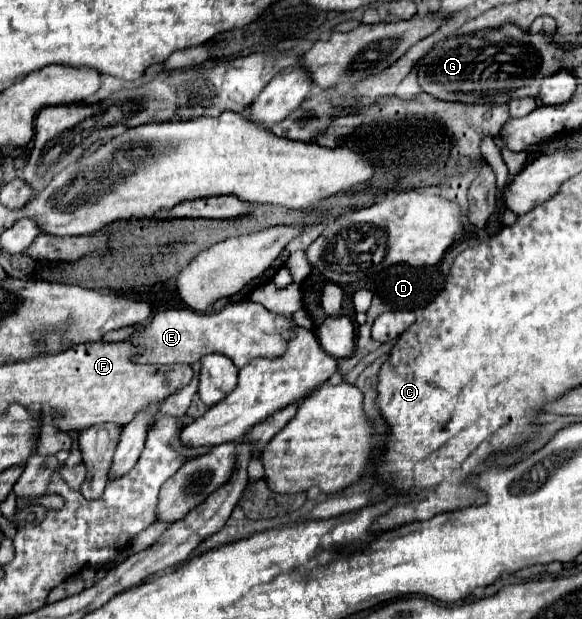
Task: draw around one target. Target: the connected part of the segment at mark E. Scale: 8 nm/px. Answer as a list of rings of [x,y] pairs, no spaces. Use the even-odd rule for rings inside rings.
[[[254,301],[230,303],[222,311],[216,313],[196,313],[192,309],[168,309],[154,315],[150,325],[142,327],[138,335],[130,341],[144,347],[144,353],[136,357],[138,363],[158,363],[158,365],[174,365],[186,363],[192,365],[200,361],[204,355],[220,353],[234,361],[238,369],[250,363],[256,357],[278,359],[286,351],[286,343],[292,337],[294,323],[284,319],[282,315],[274,315],[266,311],[266,307]]]

